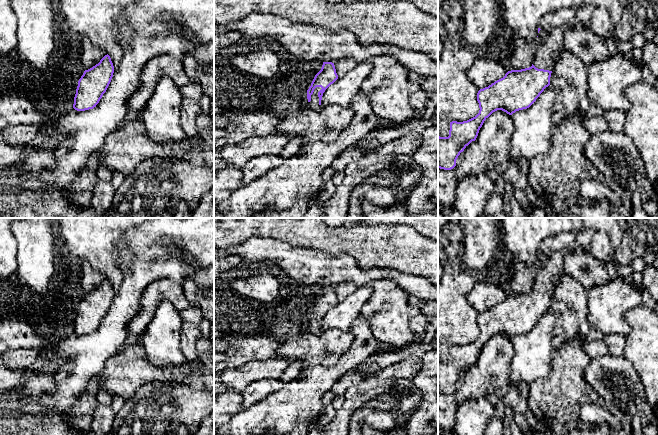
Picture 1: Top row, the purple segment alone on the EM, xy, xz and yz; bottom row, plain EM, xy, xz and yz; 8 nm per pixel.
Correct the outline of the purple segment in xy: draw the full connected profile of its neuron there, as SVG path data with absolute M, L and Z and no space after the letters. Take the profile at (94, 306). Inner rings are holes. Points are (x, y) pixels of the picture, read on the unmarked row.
M108 278L98 288L85 294L78 305L73 332L85 335L96 331L106 316L113 297L114 290Z

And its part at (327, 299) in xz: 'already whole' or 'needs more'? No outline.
needs more

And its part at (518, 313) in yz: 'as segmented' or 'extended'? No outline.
extended

